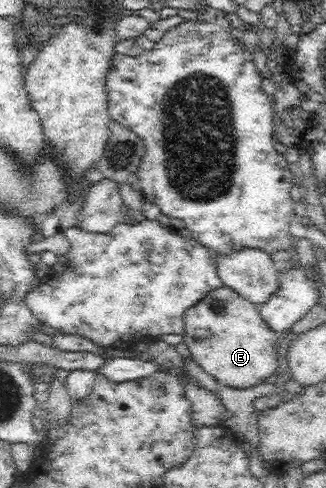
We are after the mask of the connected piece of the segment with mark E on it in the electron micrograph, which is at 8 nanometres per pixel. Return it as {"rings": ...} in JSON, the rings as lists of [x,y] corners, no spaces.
{"rings":[[[224,286],[216,288],[202,298],[196,306],[188,308],[183,318],[186,324],[180,339],[186,344],[191,357],[219,384],[238,389],[250,388],[279,370],[278,360],[281,350],[277,344],[281,339],[281,333],[274,331],[270,325],[266,324],[257,305],[238,295],[232,288]]]}

